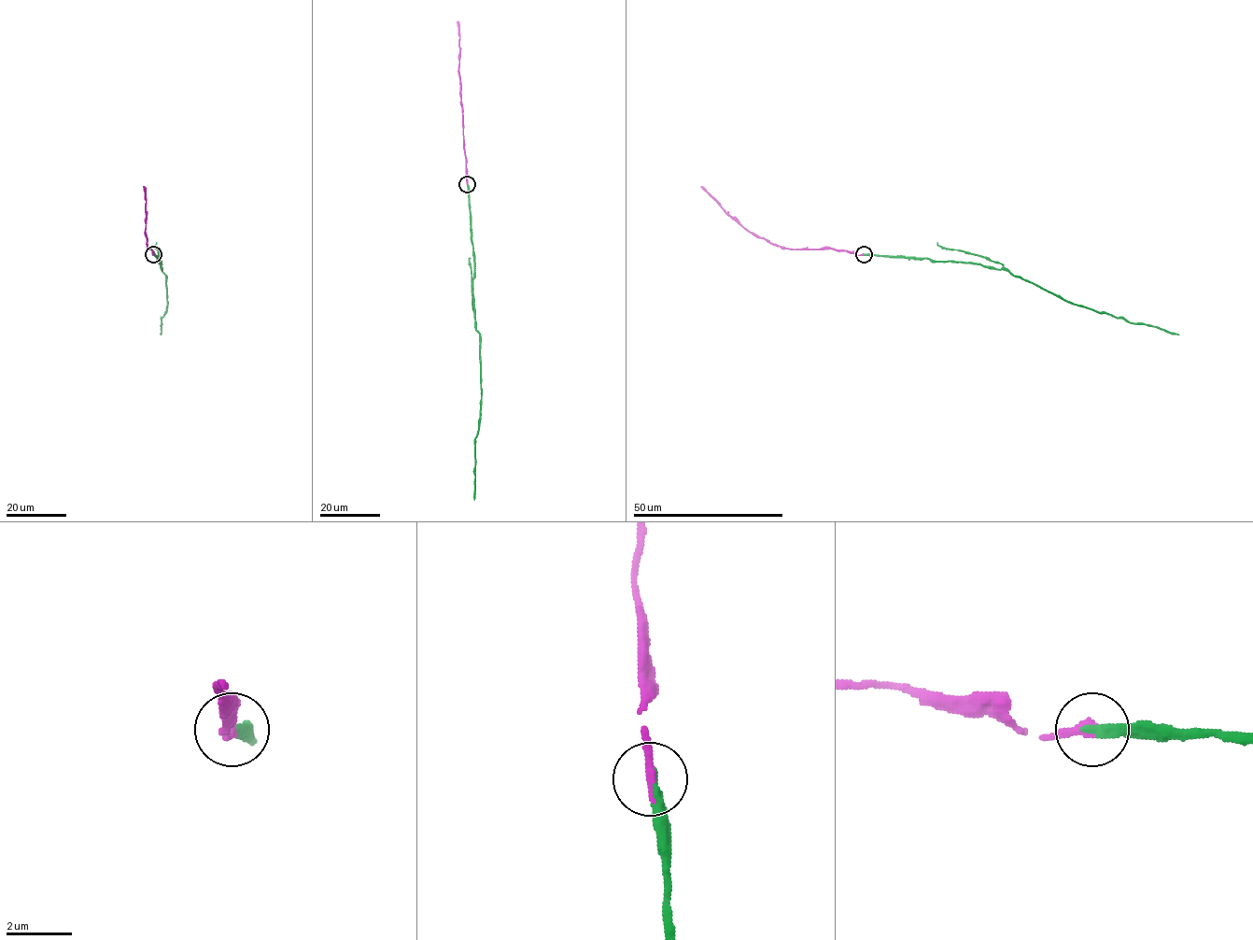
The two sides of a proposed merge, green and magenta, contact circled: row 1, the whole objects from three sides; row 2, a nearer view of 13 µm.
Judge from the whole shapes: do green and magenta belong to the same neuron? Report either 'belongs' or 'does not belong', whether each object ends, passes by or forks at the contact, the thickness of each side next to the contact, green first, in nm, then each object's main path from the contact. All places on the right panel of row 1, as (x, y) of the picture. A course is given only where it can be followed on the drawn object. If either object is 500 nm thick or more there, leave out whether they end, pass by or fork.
belongs; green ends there; magenta ends there; 300 nm thick on the green side, 320 nm on the other; green runs (864, 254), (973, 263), (1006, 269), (1074, 304), (1179, 334); magenta runs (864, 254), (830, 249), (788, 249), (772, 245), (746, 230), (700, 186)

